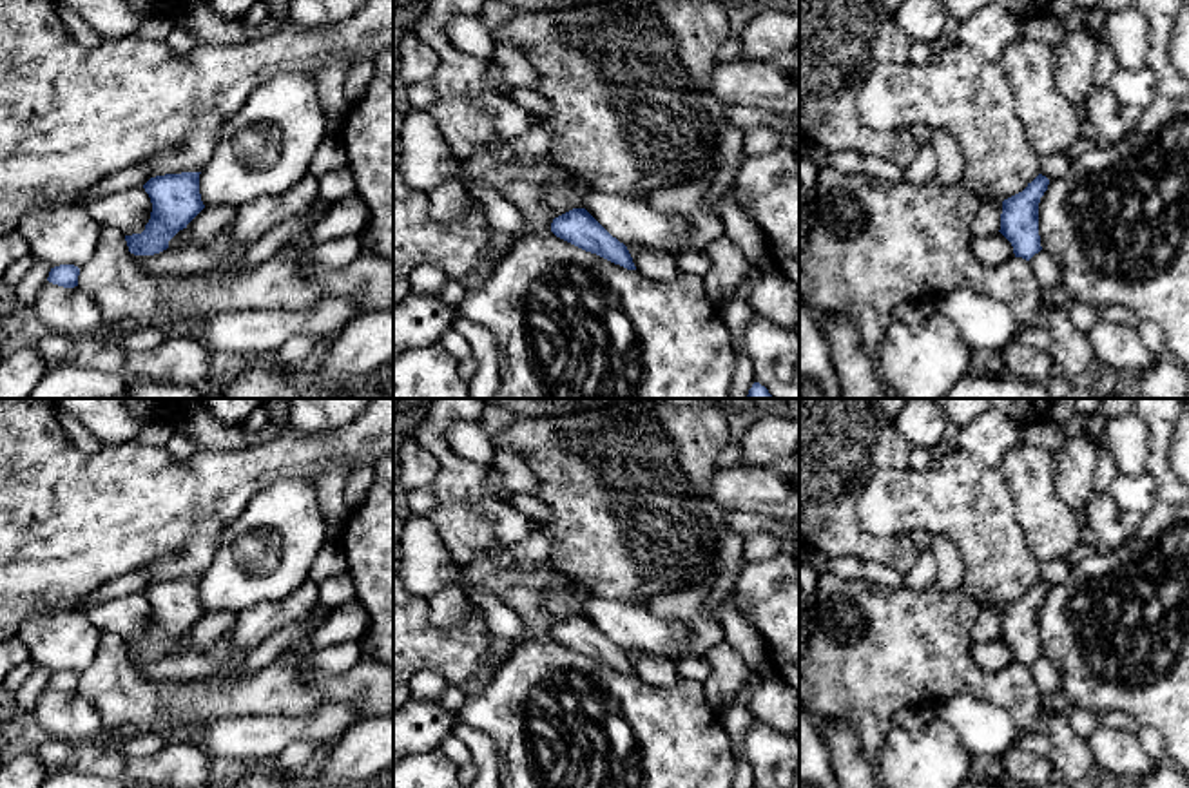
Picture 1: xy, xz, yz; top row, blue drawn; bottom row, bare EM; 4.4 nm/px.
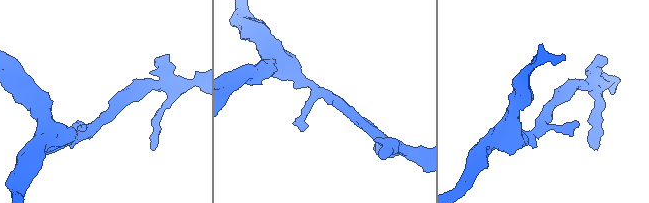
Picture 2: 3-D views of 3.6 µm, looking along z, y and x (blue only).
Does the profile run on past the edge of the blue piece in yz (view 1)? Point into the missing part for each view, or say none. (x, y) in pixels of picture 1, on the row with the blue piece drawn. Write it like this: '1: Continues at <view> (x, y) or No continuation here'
1: No continuation here

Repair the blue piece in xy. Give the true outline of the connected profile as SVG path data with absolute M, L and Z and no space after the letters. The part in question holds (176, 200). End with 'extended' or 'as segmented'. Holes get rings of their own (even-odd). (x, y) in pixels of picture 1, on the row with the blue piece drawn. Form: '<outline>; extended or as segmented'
M181 172L150 178L143 188L152 212L141 234L125 235L129 252L154 255L205 208L199 194L201 172Z; as segmented

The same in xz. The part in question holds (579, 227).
M573 208L555 217L551 232L585 252L627 270L636 270L627 246L613 237L585 208Z; as segmented

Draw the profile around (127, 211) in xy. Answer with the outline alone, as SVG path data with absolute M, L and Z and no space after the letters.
M143 187L85 201L87 214L103 228L116 228L123 235L141 234L150 219L152 203Z

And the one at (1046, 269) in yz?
M1040 250L1030 259L1031 270L1040 284L1040 288L1048 293L1060 283L1060 264L1048 252Z

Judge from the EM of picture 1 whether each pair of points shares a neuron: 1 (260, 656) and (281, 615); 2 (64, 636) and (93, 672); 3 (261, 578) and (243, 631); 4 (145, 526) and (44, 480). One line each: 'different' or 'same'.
1: different
2: different
3: different
4: same

